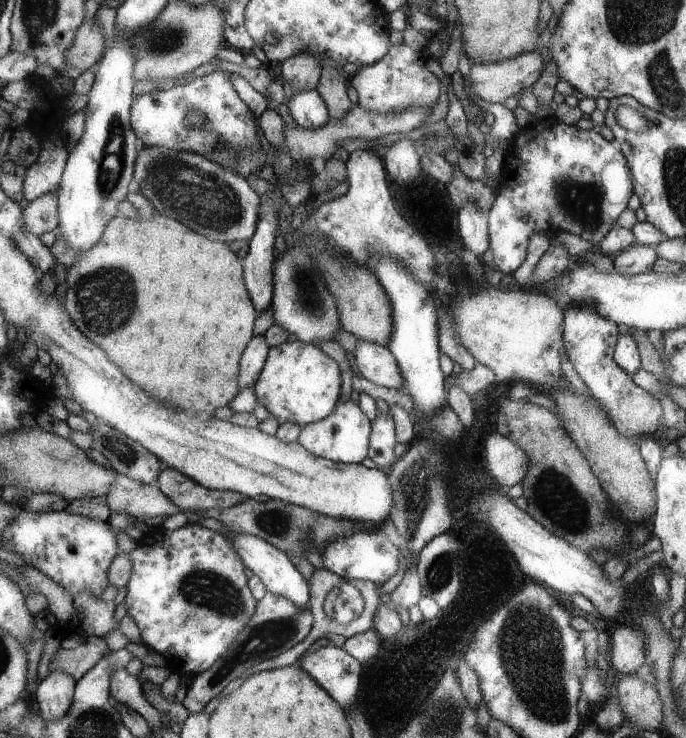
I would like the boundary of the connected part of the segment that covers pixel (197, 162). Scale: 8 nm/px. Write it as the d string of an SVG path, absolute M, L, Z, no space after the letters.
M144 146L138 151L133 176L140 185L139 192L156 208L158 214L162 212L178 222L190 224L190 228L194 228L196 232L200 230L202 236L210 236L218 242L236 242L248 240L258 228L258 211L261 203L258 194L243 176L236 174L234 170L222 168L222 164L216 164L204 155L165 146Z

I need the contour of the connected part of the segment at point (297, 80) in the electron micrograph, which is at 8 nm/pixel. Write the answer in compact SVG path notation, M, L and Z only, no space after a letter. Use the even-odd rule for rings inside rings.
M302 52L301 55L285 60L280 66L283 83L290 84L294 93L316 89L322 74L321 63L308 52Z

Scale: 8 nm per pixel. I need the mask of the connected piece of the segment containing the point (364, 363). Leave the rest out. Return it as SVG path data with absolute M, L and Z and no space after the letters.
M357 340L356 350L350 356L352 365L366 380L376 386L404 390L405 376L397 358L389 348L369 340Z

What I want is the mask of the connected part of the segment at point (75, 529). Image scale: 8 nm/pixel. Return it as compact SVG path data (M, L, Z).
M21 510L1 535L1 544L2 548L8 552L19 554L28 566L34 566L39 572L64 587L72 596L72 602L80 592L86 592L86 594L100 599L100 595L95 595L92 590L98 588L100 584L104 584L106 578L110 580L113 560L118 552L116 538L114 538L111 528L112 526L106 520L96 520L92 516L80 516L80 514L66 510L56 512Z

